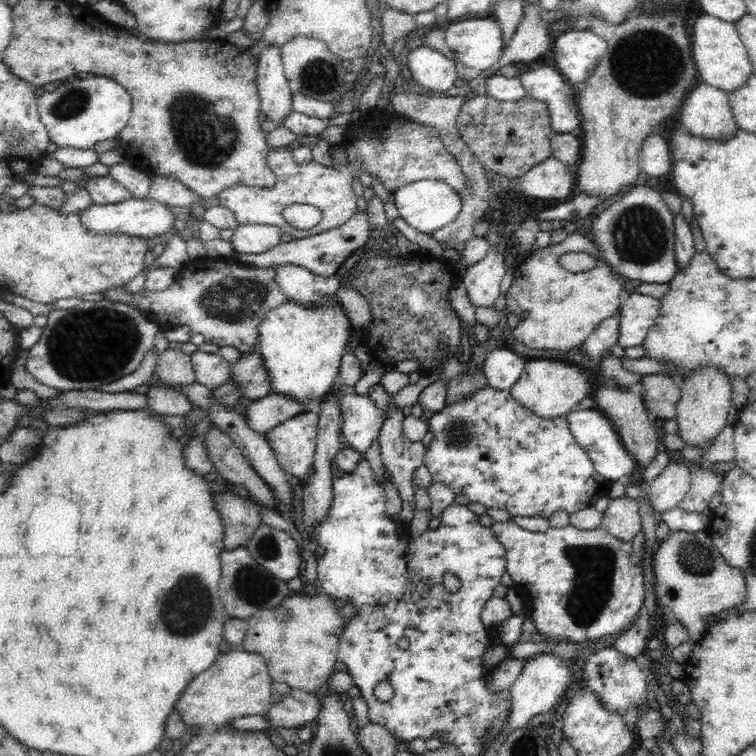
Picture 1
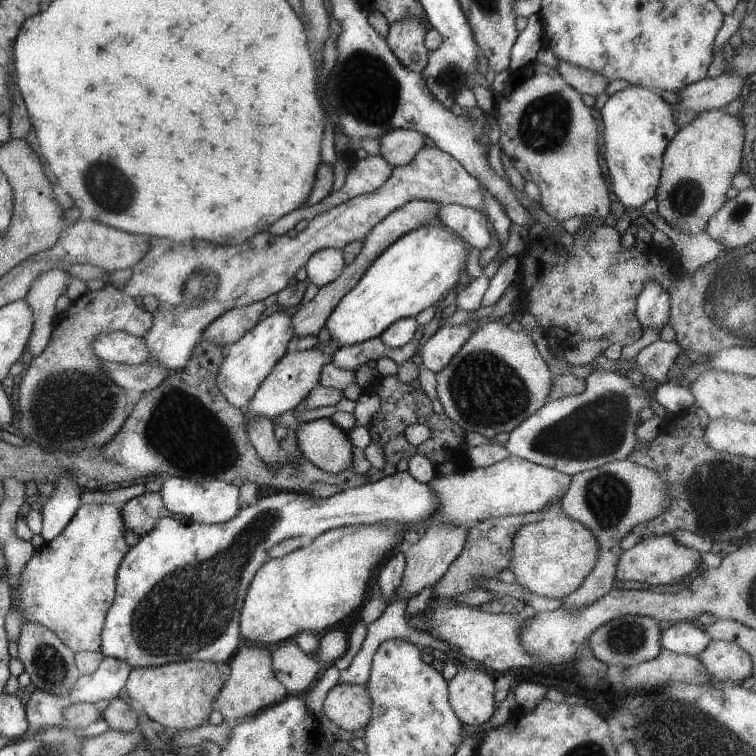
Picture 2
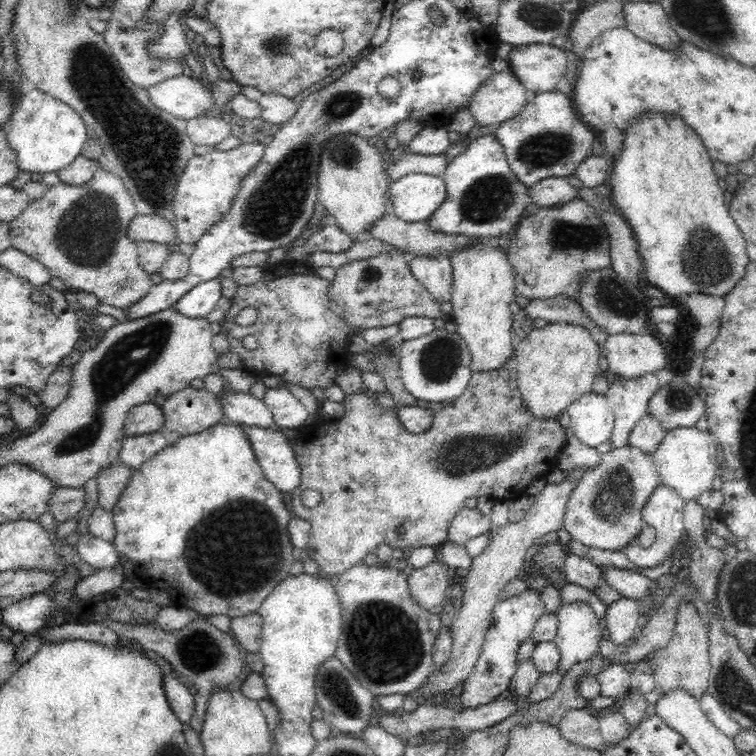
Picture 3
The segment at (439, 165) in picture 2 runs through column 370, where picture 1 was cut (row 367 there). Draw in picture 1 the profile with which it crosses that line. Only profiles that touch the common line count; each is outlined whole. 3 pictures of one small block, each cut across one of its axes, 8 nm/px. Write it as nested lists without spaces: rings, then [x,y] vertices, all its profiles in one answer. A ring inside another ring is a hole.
[[[196,350],[190,354],[190,363],[194,369],[195,382],[212,389],[228,381],[229,362],[222,359],[219,353],[206,353]]]

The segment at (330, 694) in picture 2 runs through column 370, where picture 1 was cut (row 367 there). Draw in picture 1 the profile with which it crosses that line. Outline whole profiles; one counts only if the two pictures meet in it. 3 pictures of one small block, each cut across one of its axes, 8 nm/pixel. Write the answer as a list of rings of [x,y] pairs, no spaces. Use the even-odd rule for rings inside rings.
[[[702,367],[690,373],[679,384],[681,397],[679,398],[674,420],[678,425],[676,434],[682,439],[685,446],[701,447],[705,444],[710,446],[715,438],[728,424],[728,413],[731,408],[732,390],[730,380],[714,367]]]

